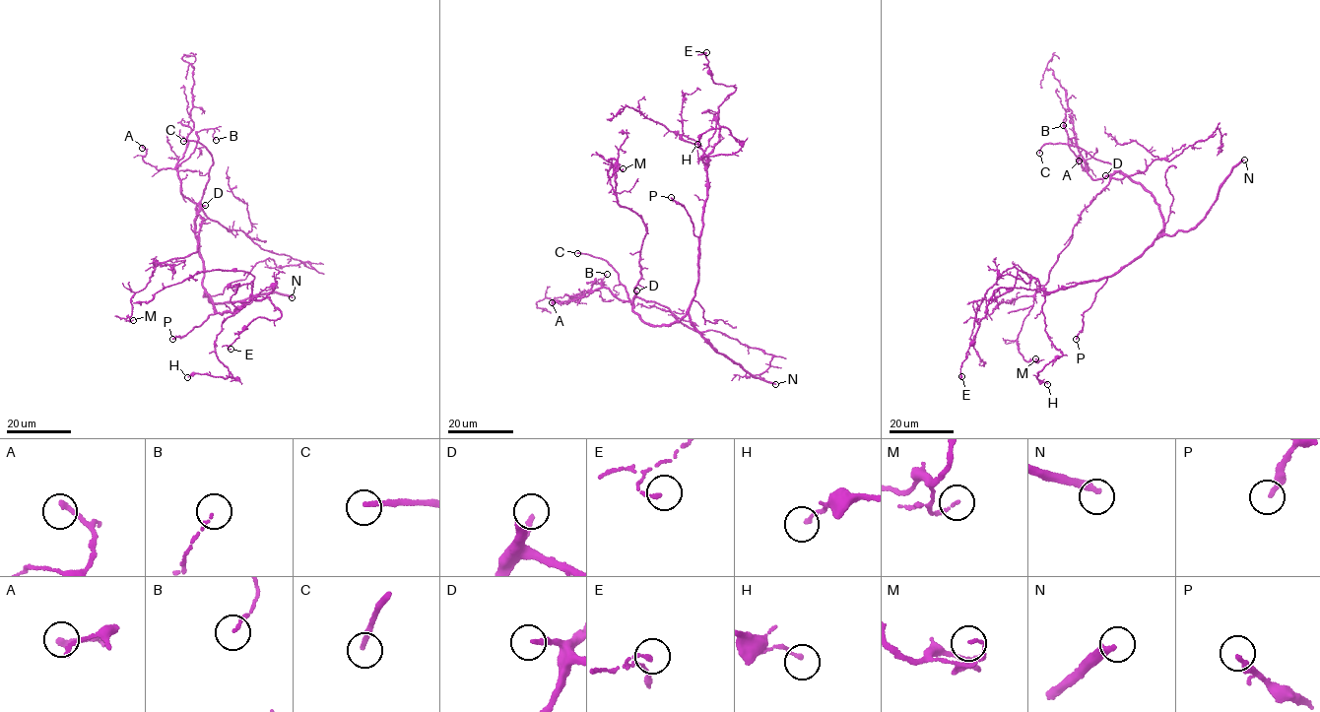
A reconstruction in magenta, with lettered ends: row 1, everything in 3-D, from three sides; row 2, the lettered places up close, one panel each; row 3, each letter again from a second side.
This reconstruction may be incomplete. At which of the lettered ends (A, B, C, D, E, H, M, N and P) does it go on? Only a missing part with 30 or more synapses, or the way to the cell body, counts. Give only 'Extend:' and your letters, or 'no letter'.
Extend: C, D, N, P

